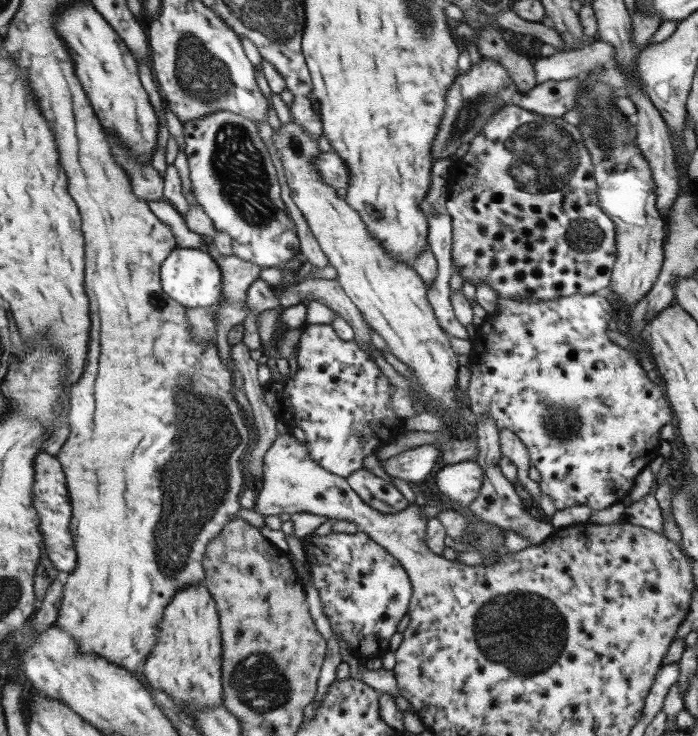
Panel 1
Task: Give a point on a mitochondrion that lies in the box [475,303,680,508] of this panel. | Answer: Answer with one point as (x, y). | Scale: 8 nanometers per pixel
(559, 422)

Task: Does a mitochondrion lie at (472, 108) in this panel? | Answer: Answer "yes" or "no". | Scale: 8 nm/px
yes

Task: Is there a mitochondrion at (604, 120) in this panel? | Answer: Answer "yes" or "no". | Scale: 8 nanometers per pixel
yes

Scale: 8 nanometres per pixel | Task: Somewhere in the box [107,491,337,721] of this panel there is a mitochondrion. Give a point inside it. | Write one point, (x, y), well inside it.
(259, 683)

